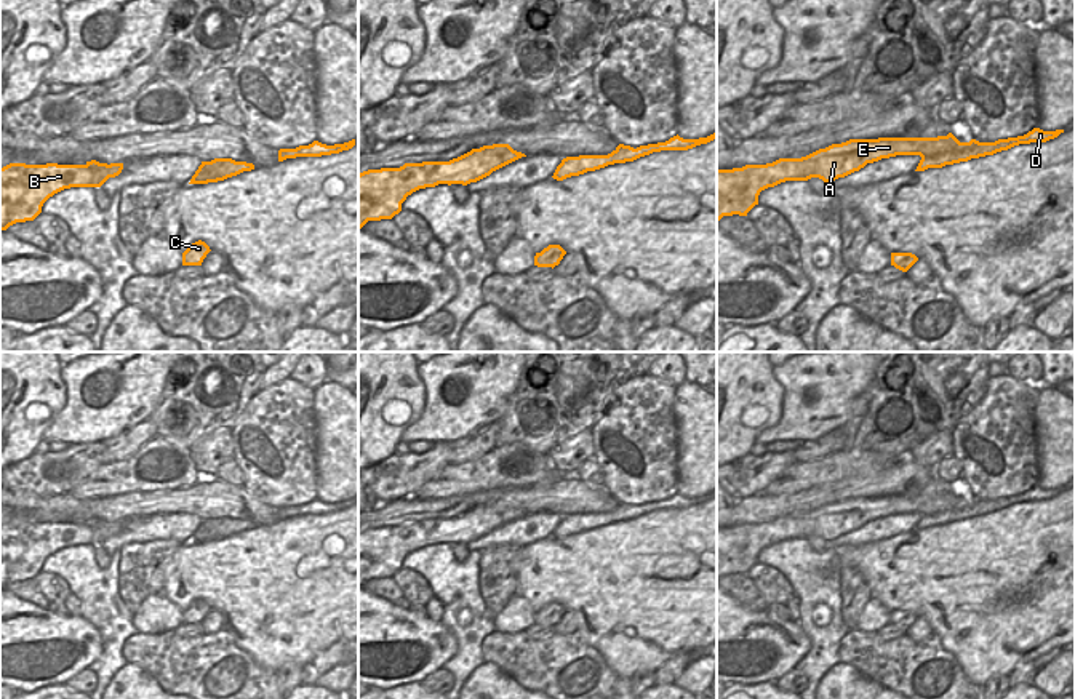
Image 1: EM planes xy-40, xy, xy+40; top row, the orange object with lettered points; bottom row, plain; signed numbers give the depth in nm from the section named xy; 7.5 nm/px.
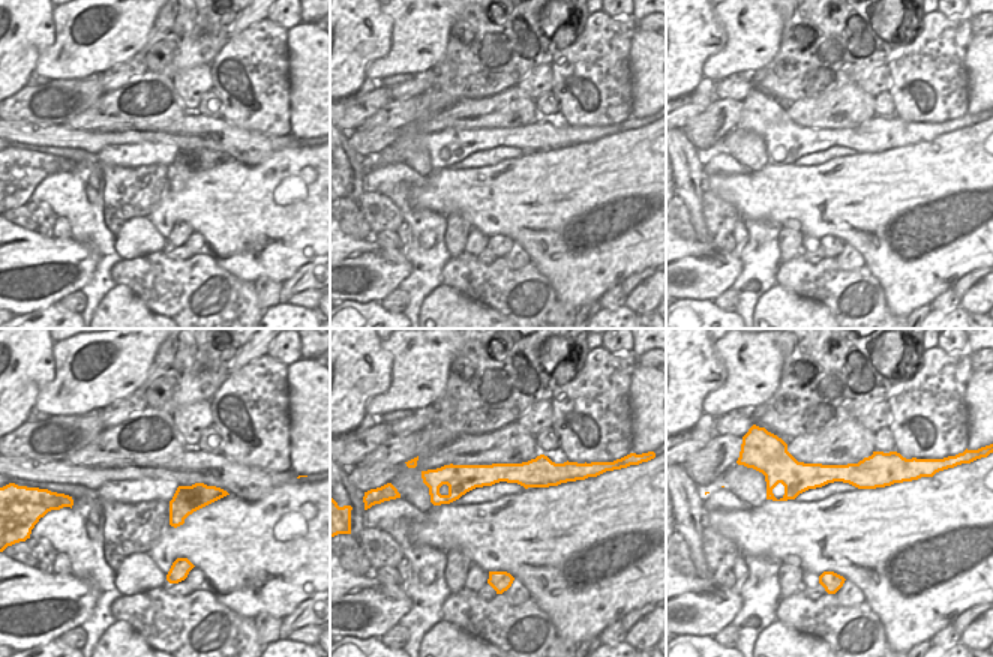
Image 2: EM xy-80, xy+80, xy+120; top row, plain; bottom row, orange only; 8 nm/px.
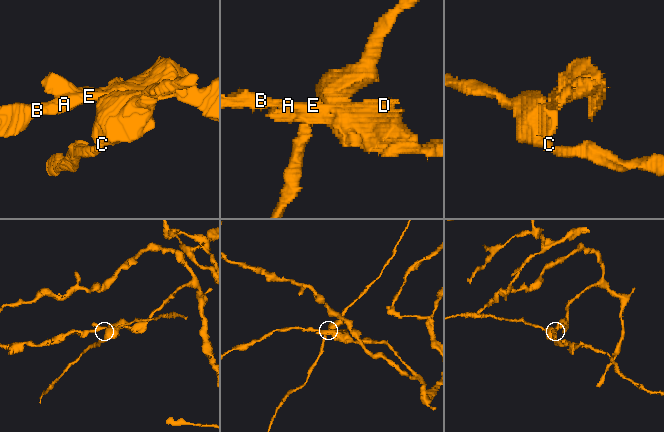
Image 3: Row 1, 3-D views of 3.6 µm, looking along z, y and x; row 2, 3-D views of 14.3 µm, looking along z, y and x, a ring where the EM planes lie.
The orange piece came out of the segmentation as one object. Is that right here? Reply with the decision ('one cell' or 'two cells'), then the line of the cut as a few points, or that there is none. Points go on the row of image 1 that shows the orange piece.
two cells; cut xy+40 (922, 155), (963, 152), (971, 157)

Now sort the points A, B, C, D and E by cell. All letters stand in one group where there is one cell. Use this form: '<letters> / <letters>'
A B D E / C

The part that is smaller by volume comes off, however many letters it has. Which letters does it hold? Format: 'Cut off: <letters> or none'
Cut off: C.

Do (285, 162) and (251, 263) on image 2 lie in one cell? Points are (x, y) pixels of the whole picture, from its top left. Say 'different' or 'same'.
same

